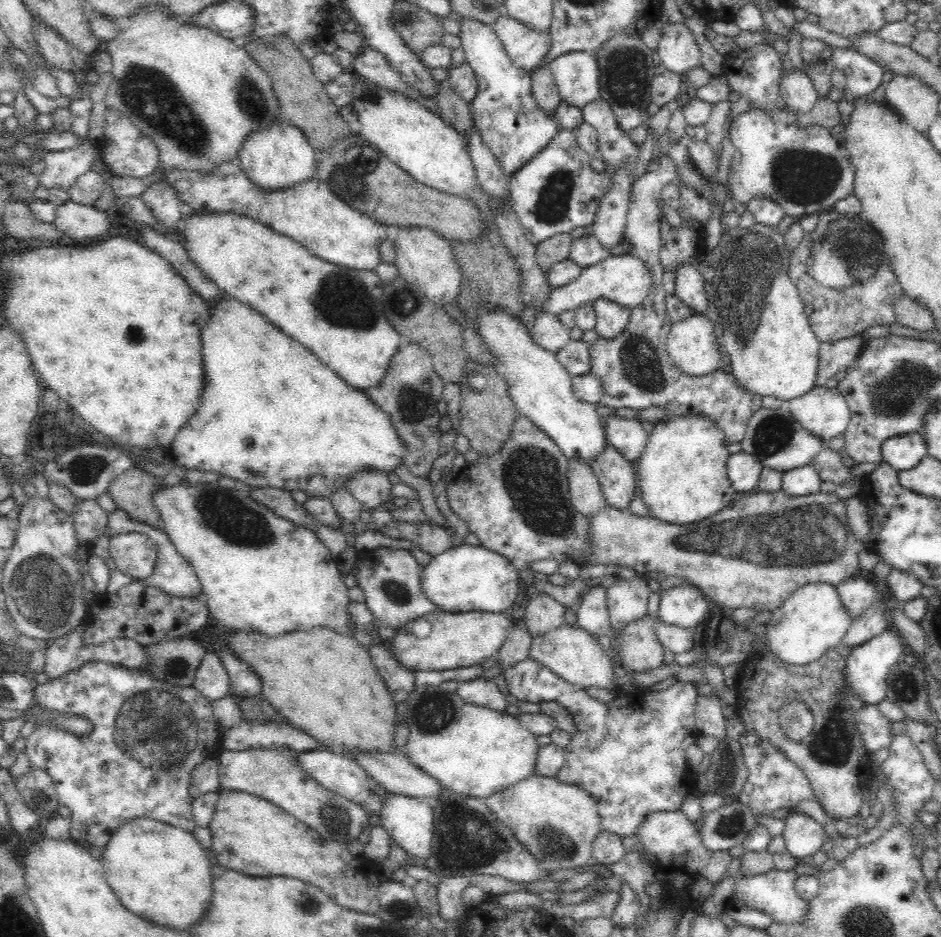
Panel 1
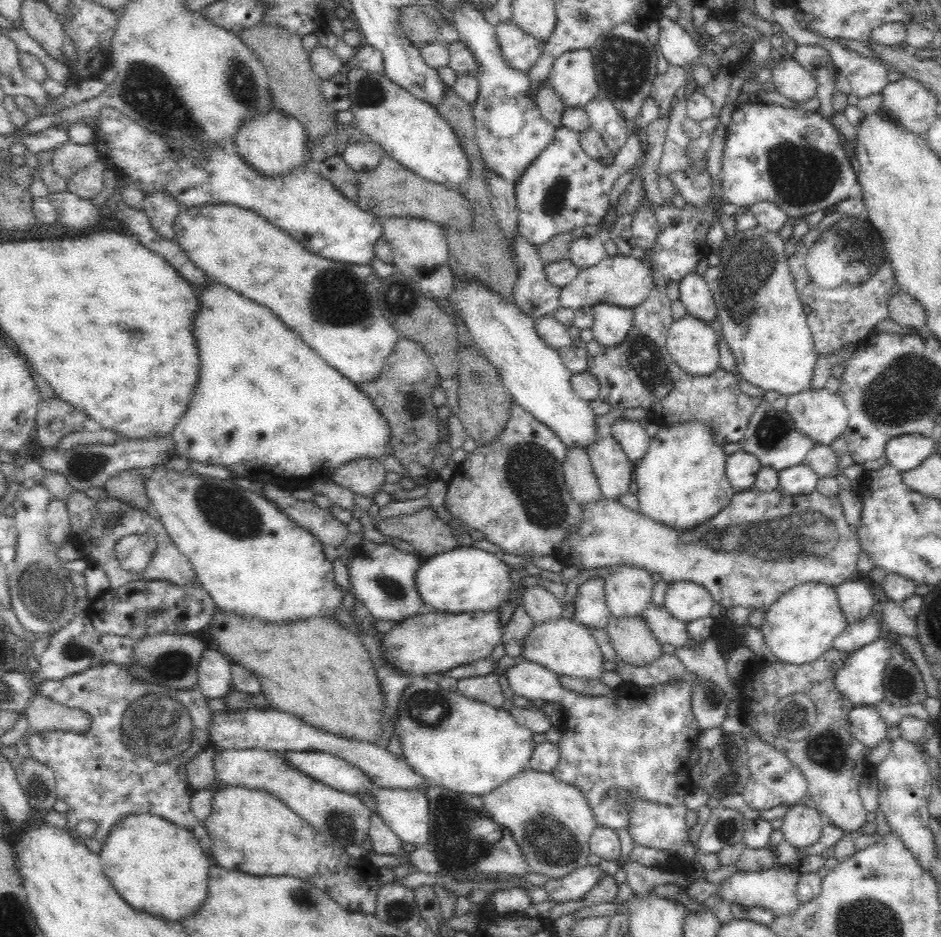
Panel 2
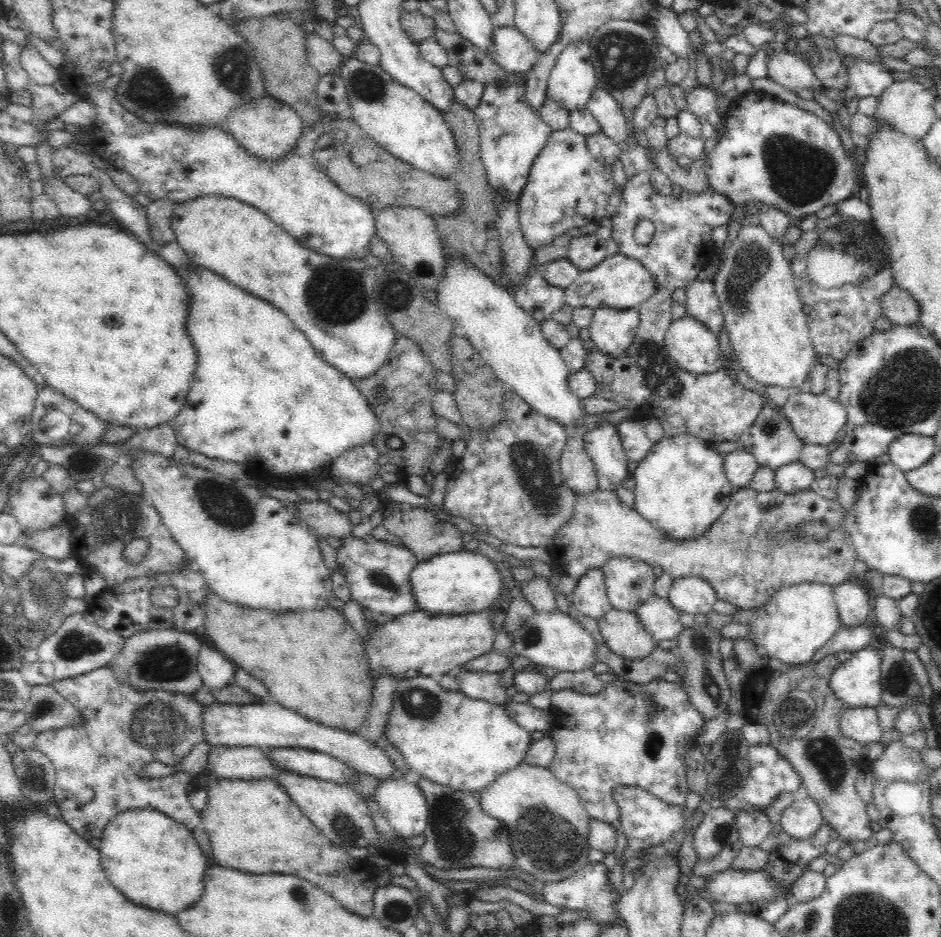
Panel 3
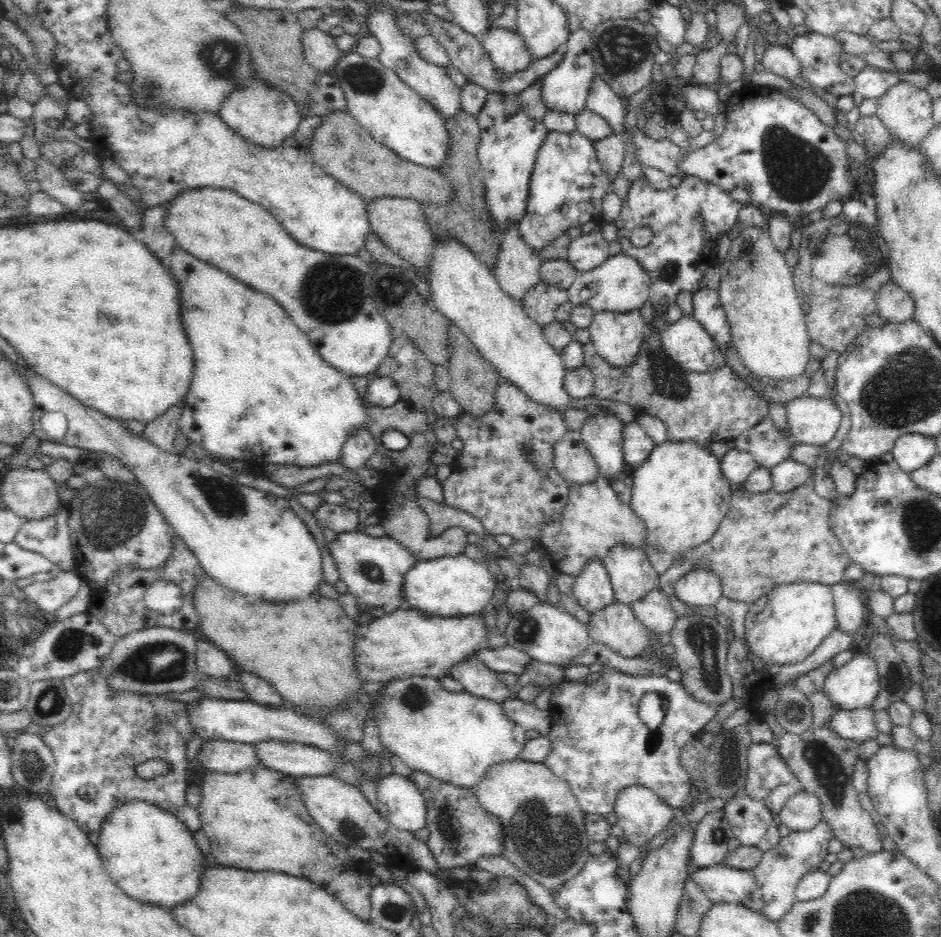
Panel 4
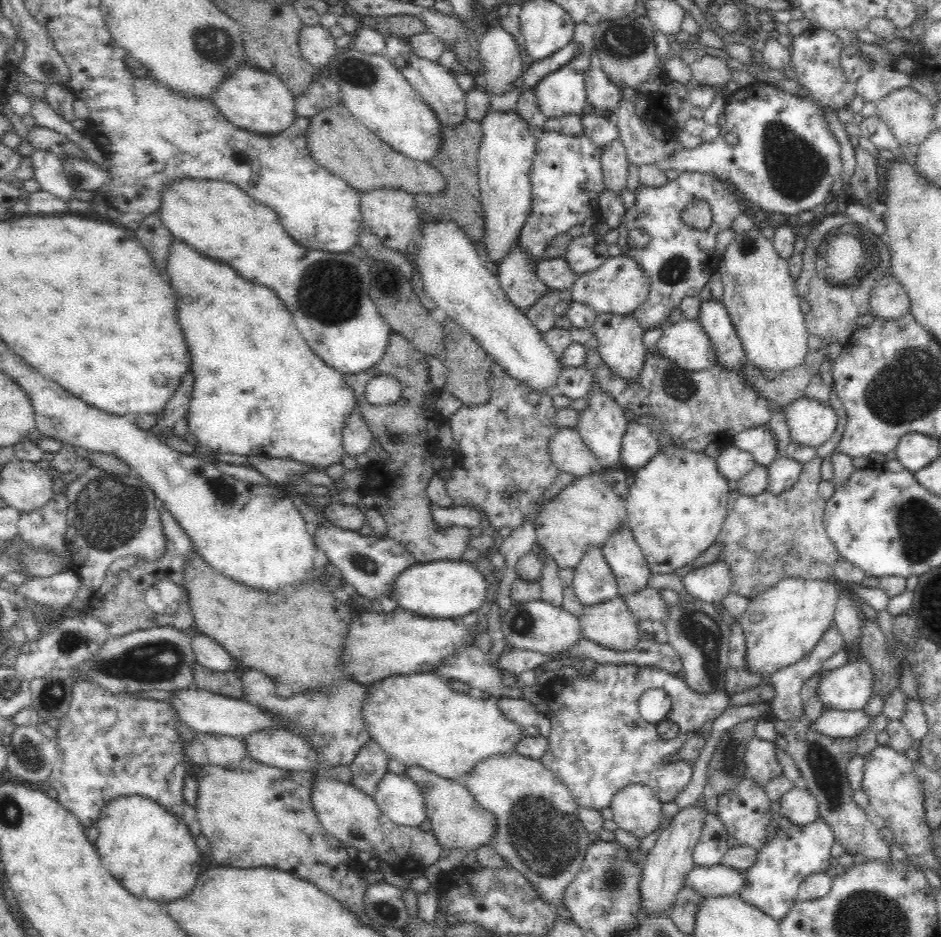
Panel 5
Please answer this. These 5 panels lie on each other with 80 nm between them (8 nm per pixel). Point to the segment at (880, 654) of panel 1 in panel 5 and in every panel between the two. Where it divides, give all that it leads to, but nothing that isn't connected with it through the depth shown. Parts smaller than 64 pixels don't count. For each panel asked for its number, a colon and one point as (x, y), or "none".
2: (861, 679)
3: (857, 682)
4: (856, 684)
5: (849, 687)

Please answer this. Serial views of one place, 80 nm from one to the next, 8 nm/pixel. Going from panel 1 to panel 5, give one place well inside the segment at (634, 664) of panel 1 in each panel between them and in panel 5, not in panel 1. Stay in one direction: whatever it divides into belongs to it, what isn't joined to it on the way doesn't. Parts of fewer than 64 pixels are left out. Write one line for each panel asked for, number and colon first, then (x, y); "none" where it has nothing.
2: (632, 640)
3: (625, 635)
4: (616, 627)
5: (612, 625)

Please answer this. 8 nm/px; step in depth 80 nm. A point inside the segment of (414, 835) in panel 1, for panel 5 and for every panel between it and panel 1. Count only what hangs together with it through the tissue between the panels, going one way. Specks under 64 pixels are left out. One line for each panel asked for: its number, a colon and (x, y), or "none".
2: (406, 812)
3: (402, 803)
4: (400, 802)
5: (397, 796)

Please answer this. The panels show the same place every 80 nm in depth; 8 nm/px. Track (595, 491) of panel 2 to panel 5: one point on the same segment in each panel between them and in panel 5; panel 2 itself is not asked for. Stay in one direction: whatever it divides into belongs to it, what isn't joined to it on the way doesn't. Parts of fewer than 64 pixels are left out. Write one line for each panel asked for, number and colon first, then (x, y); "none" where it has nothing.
3: (577, 469)
4: (576, 465)
5: (568, 451)

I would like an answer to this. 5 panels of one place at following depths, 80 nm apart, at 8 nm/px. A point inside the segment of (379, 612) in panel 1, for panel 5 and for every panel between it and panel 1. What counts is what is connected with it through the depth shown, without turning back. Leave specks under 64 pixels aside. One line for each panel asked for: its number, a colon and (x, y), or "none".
2: (383, 577)
3: (378, 573)
4: (374, 568)
5: (369, 564)

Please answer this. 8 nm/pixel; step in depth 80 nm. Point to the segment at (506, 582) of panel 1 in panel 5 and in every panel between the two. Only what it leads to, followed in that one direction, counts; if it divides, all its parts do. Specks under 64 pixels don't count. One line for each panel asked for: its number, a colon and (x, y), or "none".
2: (465, 579)
3: (466, 581)
4: (460, 585)
5: (453, 588)

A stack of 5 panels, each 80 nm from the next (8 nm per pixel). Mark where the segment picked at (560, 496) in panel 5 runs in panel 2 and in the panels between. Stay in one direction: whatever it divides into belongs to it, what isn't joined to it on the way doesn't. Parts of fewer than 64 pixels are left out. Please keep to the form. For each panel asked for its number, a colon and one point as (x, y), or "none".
2: (762, 544)
3: (764, 541)
4: (595, 520)

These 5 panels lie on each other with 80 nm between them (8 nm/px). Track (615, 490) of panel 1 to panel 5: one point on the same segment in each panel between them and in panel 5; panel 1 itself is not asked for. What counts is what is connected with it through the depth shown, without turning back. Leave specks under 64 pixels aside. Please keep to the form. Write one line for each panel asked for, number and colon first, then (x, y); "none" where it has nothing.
2: (613, 469)
3: (603, 445)
4: (602, 434)
5: (602, 425)

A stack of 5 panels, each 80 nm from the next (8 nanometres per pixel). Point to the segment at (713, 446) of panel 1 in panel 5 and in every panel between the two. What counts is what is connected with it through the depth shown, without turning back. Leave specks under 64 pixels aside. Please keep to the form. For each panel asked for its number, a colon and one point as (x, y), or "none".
2: (682, 481)
3: (681, 487)
4: (680, 493)
5: (678, 502)

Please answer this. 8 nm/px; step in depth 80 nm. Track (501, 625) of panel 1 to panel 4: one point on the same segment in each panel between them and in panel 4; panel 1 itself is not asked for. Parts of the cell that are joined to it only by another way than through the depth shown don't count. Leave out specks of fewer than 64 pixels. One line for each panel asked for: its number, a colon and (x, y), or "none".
2: (447, 641)
3: (415, 644)
4: (403, 644)

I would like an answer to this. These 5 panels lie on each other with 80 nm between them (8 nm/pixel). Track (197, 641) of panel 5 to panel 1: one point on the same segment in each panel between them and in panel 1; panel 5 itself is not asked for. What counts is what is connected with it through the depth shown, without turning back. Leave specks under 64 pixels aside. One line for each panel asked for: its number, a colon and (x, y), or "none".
1: (211, 679)
2: (214, 675)
3: (216, 670)
4: (211, 662)

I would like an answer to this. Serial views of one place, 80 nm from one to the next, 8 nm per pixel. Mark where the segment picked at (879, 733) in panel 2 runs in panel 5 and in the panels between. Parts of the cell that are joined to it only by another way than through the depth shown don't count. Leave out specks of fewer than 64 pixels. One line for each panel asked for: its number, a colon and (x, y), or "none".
3: (861, 724)
4: (858, 725)
5: (833, 723)

